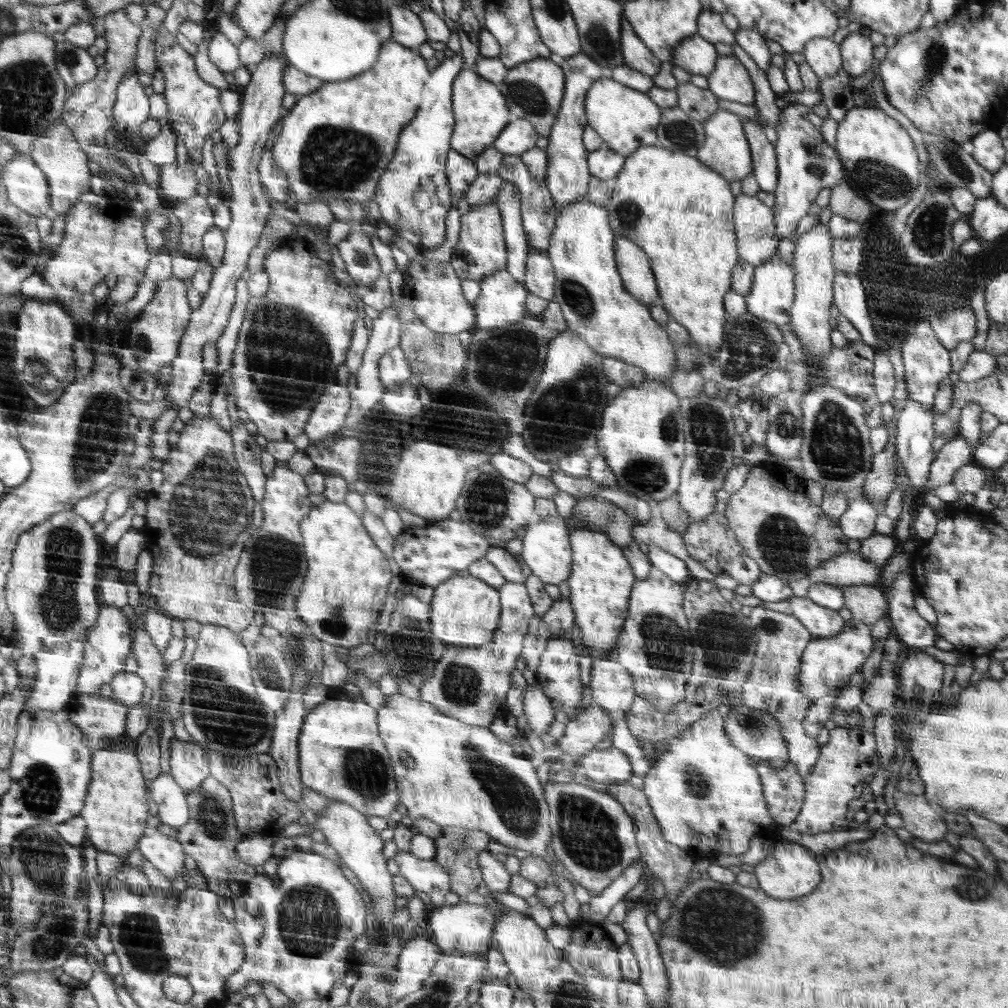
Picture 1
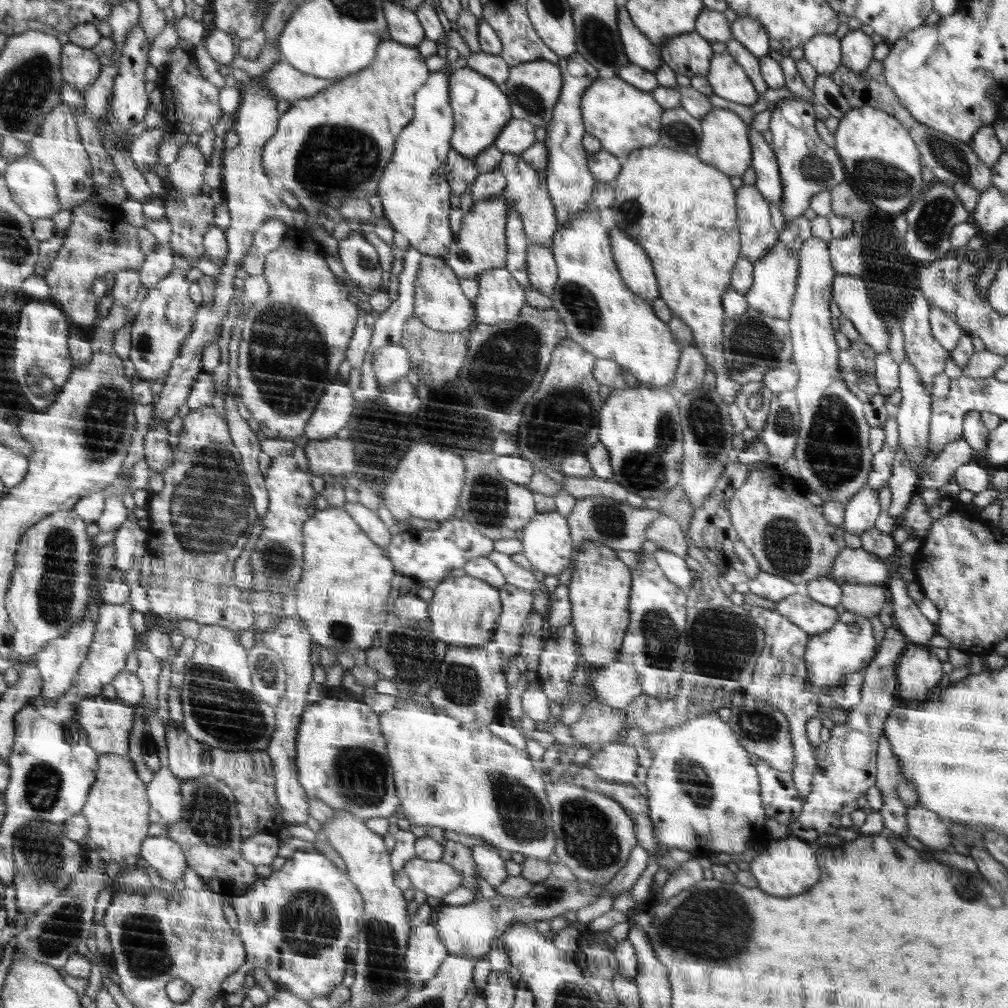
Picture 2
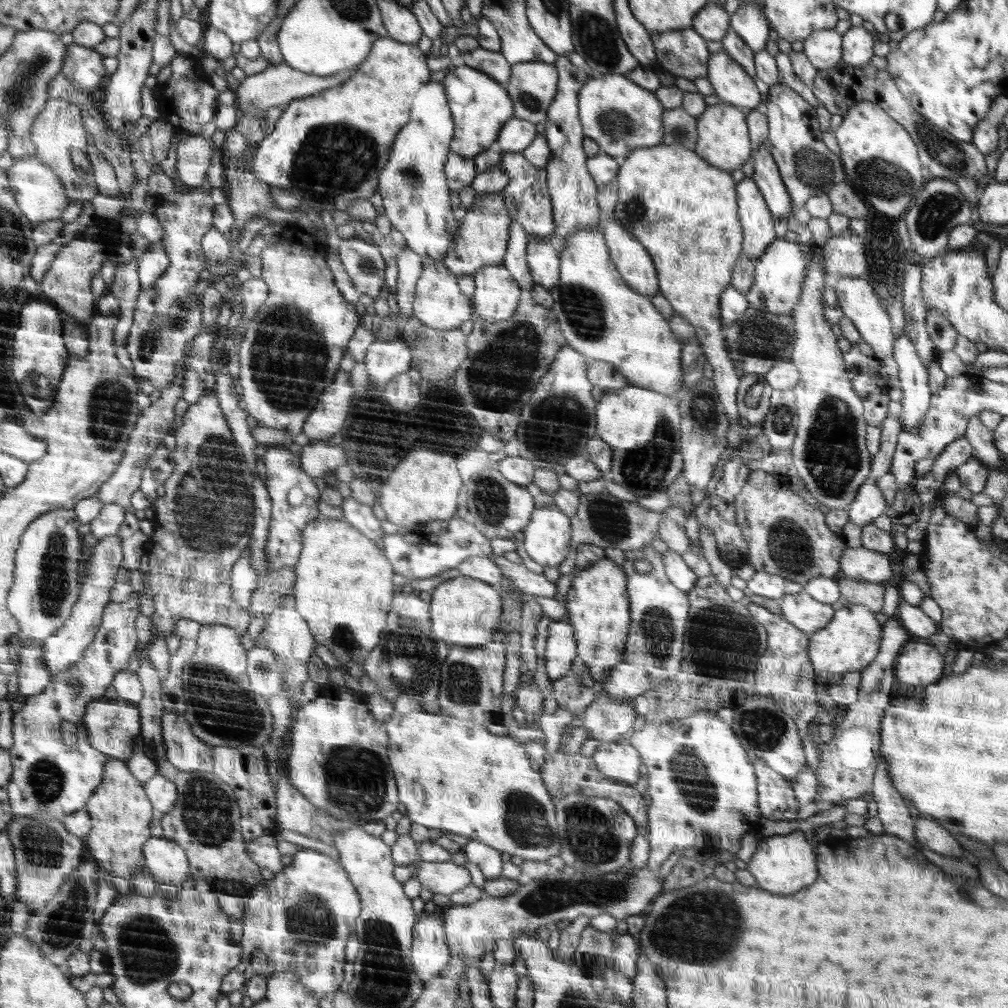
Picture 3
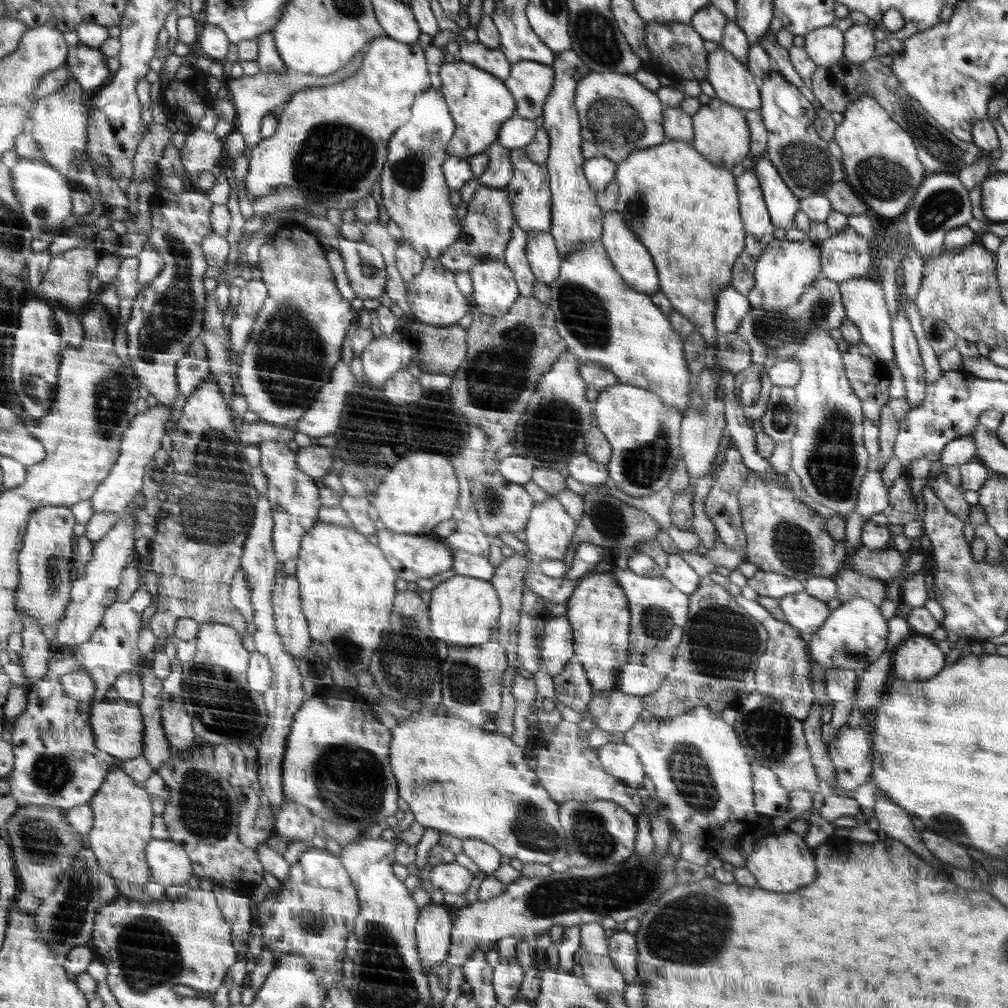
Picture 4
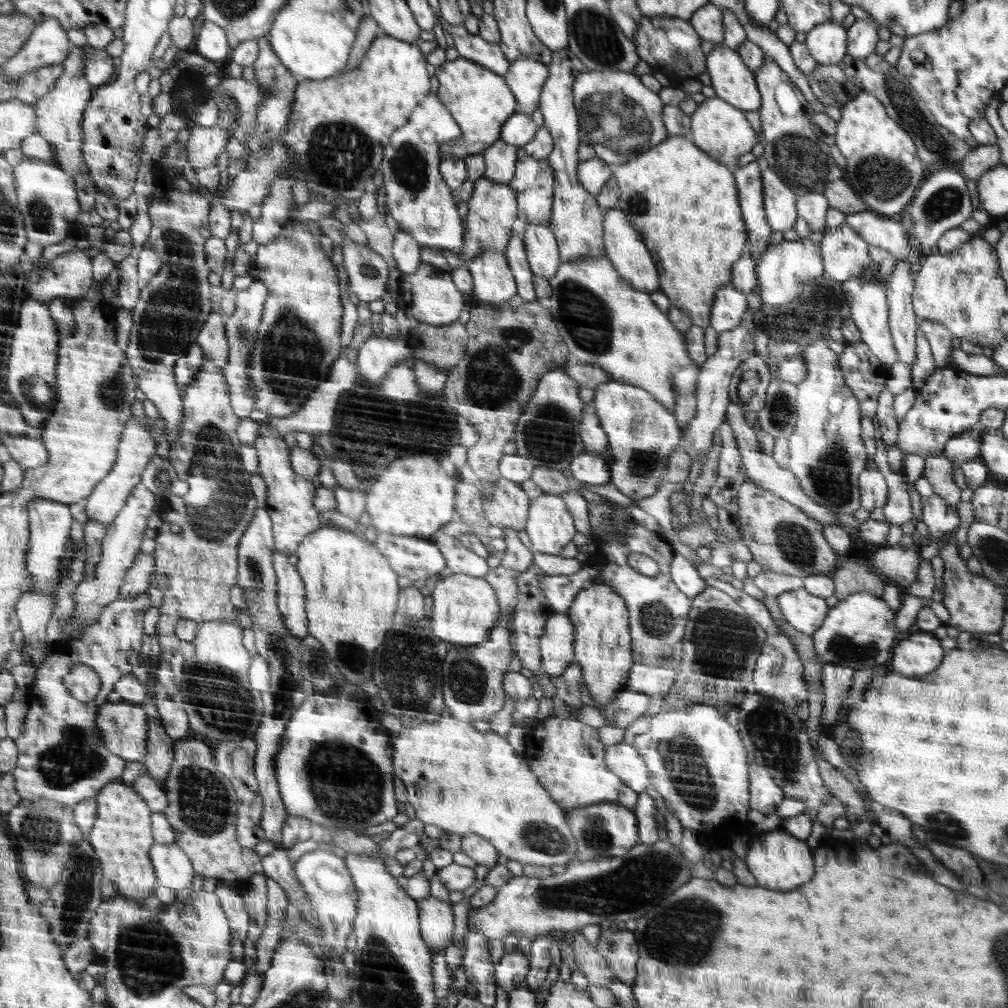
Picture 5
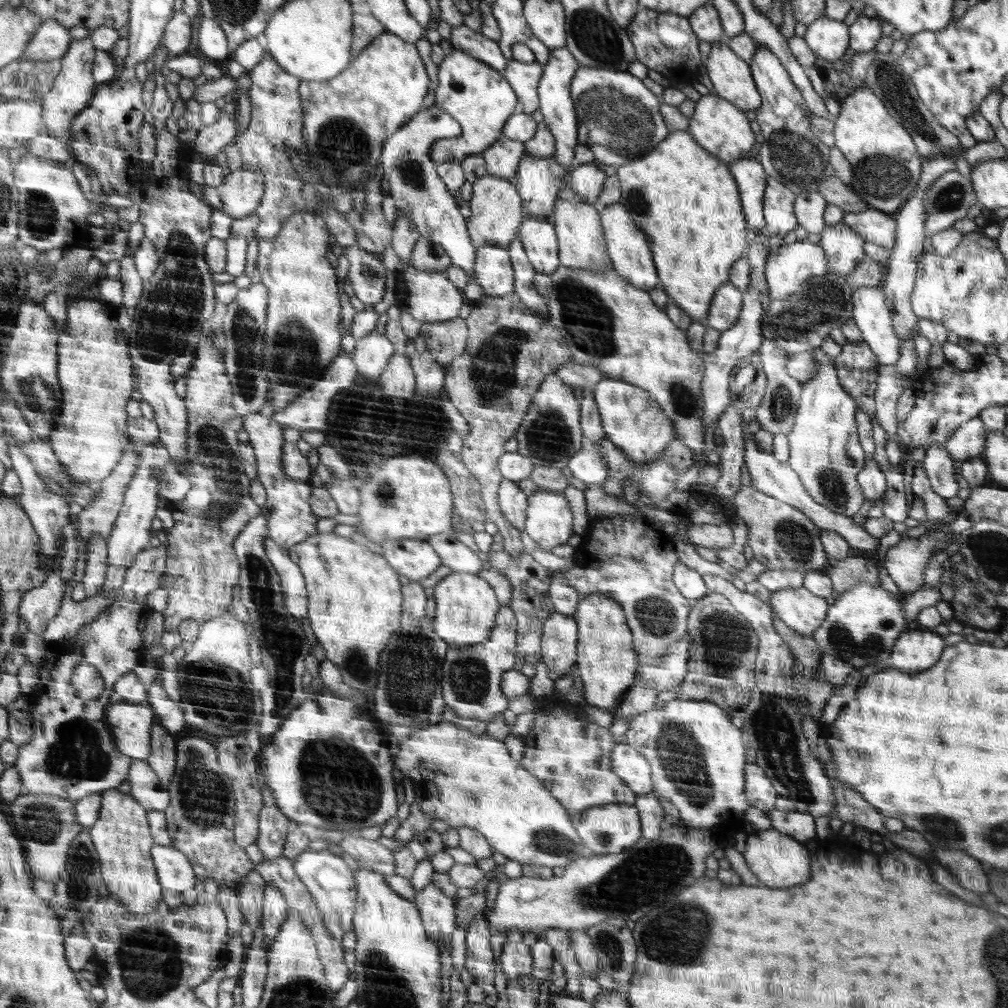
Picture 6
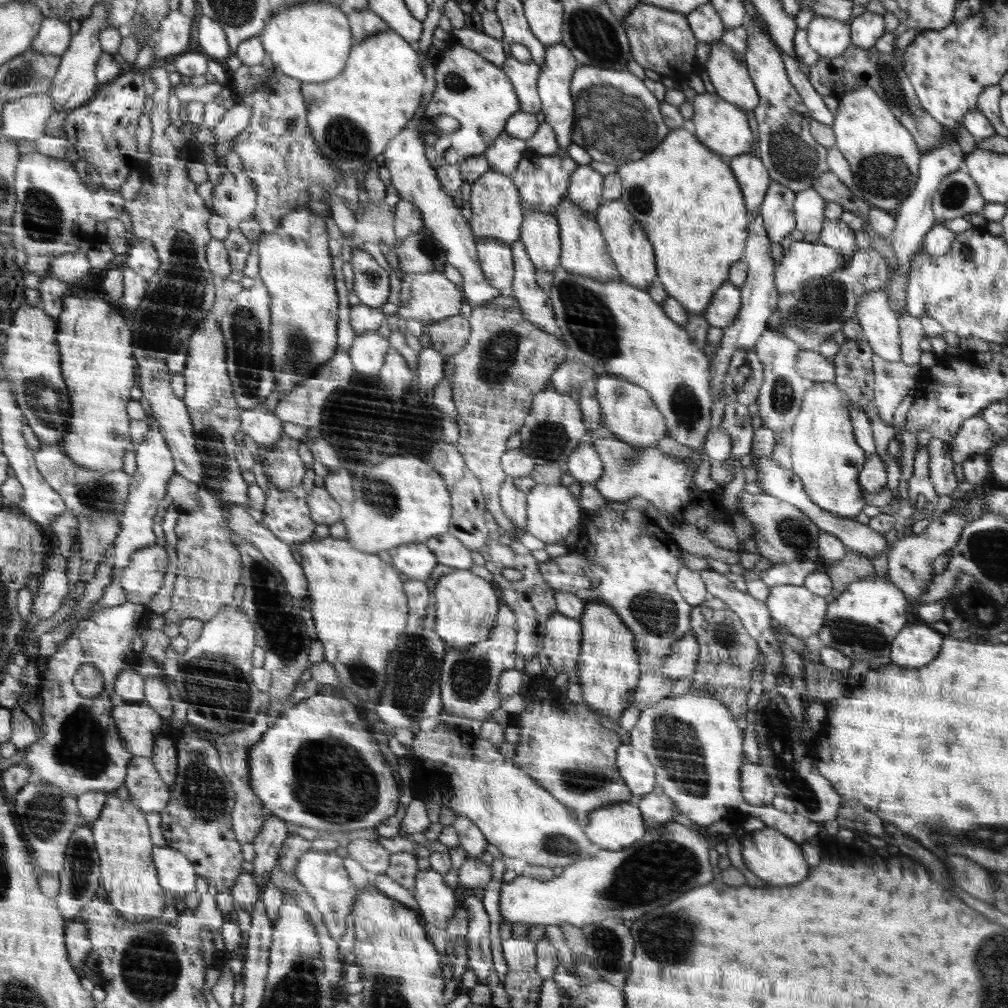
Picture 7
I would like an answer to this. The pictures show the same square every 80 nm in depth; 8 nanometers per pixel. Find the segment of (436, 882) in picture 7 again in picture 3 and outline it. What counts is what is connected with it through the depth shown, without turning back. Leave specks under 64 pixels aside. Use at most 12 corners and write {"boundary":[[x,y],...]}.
{"boundary":[[442,910],[414,928],[413,969],[424,983],[450,959]]}

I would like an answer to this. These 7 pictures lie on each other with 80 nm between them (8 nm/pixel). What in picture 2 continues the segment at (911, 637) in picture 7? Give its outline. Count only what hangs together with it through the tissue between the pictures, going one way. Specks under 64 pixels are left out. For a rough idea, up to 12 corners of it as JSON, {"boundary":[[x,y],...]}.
{"boundary":[[908,644],[896,676],[899,702],[920,705],[942,678],[942,662]]}

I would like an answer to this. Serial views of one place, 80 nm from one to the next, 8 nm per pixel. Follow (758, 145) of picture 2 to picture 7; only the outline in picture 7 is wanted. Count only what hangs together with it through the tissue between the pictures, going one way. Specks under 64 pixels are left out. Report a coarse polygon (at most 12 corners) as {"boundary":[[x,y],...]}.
{"boundary":[[771,181],[759,212],[771,242],[794,230],[794,192]]}

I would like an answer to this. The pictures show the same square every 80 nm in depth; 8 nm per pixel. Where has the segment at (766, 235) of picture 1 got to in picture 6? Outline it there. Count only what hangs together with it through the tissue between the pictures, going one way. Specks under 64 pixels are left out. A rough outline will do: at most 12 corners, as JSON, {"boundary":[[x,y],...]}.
{"boundary":[[730,163],[750,236],[764,233],[762,163]]}

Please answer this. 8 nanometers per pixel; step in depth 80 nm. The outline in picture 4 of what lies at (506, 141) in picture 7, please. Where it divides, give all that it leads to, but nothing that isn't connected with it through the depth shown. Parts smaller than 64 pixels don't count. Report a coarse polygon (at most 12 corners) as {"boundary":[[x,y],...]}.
{"boundary":[[494,142],[480,185],[504,188],[512,178],[509,148]]}

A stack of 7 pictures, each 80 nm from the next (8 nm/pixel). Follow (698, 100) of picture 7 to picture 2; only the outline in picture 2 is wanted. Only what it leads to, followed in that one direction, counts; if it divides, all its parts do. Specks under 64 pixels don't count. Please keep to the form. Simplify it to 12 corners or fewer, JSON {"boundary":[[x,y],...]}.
{"boundary":[[714,107],[701,119],[696,155],[728,176],[750,168],[738,114]]}

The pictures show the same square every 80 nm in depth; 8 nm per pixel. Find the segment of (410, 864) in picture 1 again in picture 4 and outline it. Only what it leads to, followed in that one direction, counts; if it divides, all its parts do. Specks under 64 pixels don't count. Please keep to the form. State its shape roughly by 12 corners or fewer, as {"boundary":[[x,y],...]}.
{"boundary":[[455,861],[432,867],[435,889],[460,895],[472,874]]}

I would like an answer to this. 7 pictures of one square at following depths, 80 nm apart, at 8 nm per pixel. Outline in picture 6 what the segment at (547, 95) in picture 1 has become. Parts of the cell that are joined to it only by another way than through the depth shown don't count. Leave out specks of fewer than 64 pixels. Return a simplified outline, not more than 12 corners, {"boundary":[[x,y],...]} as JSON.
{"boundary":[[507,61],[502,72],[518,88],[519,110],[540,108],[544,65]]}

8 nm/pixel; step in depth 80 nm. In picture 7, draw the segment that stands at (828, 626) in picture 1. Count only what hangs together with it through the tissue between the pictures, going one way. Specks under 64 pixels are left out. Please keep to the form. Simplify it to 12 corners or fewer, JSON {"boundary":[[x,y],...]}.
{"boundary":[[802,585],[769,588],[775,622],[796,638],[818,634],[828,602]]}

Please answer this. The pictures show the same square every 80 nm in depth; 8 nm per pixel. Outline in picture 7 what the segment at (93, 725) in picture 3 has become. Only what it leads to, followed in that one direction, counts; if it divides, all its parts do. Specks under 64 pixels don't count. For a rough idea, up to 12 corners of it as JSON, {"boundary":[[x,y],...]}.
{"boundary":[[146,702],[114,706],[113,719],[135,757],[151,757],[165,723]]}

